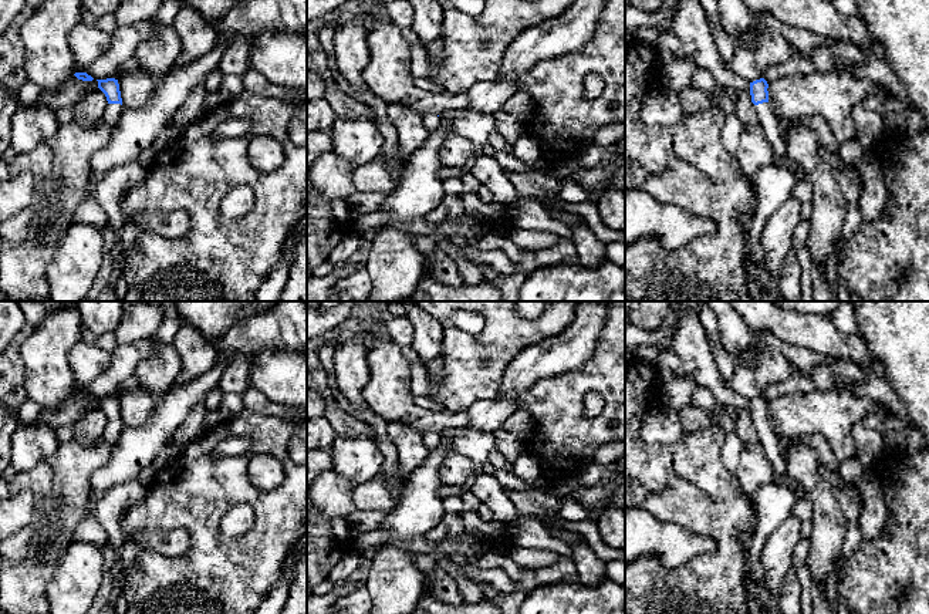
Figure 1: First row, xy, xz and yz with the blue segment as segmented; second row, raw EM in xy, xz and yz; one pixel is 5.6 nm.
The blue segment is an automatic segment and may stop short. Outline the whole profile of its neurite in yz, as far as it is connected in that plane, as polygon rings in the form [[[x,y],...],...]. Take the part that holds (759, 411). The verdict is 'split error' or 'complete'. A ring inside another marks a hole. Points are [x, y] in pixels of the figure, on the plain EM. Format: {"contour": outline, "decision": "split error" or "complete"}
{"contour": [[[764,397],[750,401],[751,421],[757,429],[757,438],[763,445],[766,456],[771,463],[773,473],[777,476],[787,475],[784,458],[780,452],[780,438],[768,421],[768,402]]], "decision": "split error"}

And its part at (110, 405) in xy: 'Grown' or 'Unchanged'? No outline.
Grown

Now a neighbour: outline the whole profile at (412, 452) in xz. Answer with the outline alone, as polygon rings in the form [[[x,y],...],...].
[[[389,422],[386,431],[398,448],[401,476],[406,482],[429,456],[423,433],[403,422]]]

